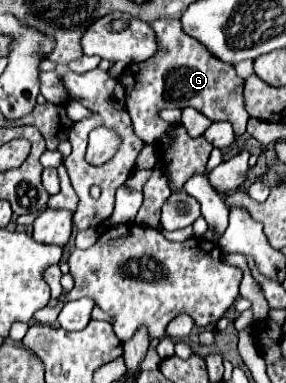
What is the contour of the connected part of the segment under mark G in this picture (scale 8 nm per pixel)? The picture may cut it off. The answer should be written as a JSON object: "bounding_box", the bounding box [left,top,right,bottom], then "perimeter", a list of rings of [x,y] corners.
{"bounding_box":[123,19,249,144],"perimeter":[[[179,19],[153,21],[161,49],[155,57],[137,67],[129,65],[123,73],[123,87],[127,95],[127,111],[131,115],[133,131],[145,143],[155,144],[164,137],[168,128],[157,126],[157,109],[193,107],[211,121],[229,121],[235,135],[245,133],[249,113],[243,101],[243,79],[237,77],[233,65],[217,59],[203,43],[187,35]]]}

